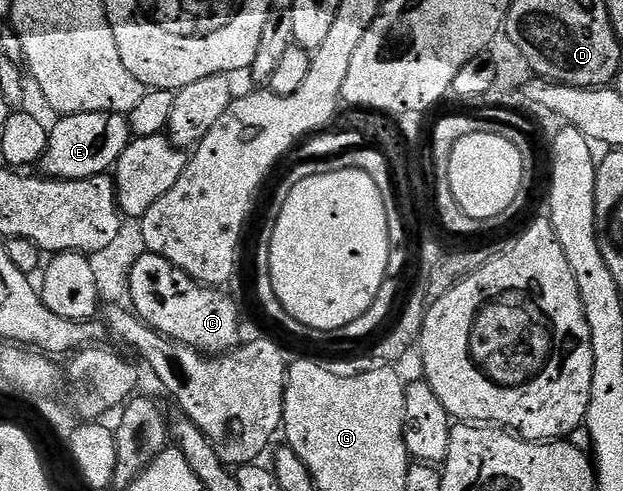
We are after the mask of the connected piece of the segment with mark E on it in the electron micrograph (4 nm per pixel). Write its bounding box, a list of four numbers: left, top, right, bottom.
[40,113,131,179]

